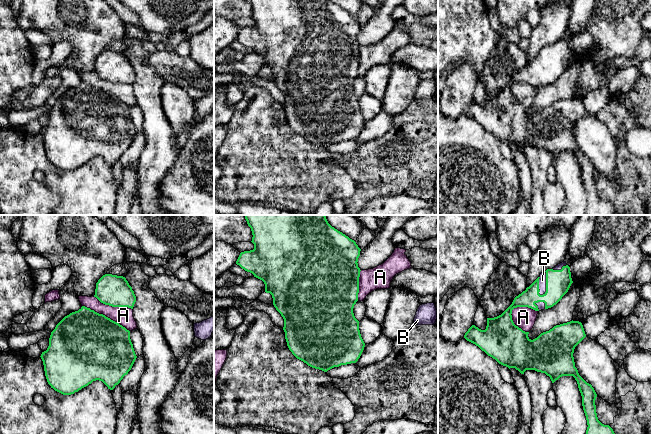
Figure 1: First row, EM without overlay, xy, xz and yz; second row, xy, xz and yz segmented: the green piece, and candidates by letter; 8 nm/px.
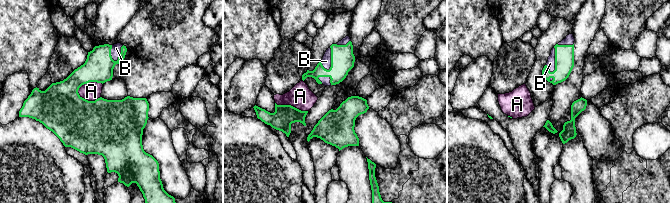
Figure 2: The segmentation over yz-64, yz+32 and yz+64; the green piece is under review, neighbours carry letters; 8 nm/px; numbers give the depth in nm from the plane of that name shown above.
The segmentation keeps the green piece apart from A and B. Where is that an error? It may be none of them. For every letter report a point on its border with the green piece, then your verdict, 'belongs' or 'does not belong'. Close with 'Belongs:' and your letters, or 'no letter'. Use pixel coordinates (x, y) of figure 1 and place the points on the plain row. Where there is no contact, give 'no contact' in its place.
A: yz (513, 98) | does not belong
B: yz (546, 60) | belongs
Belongs: B

